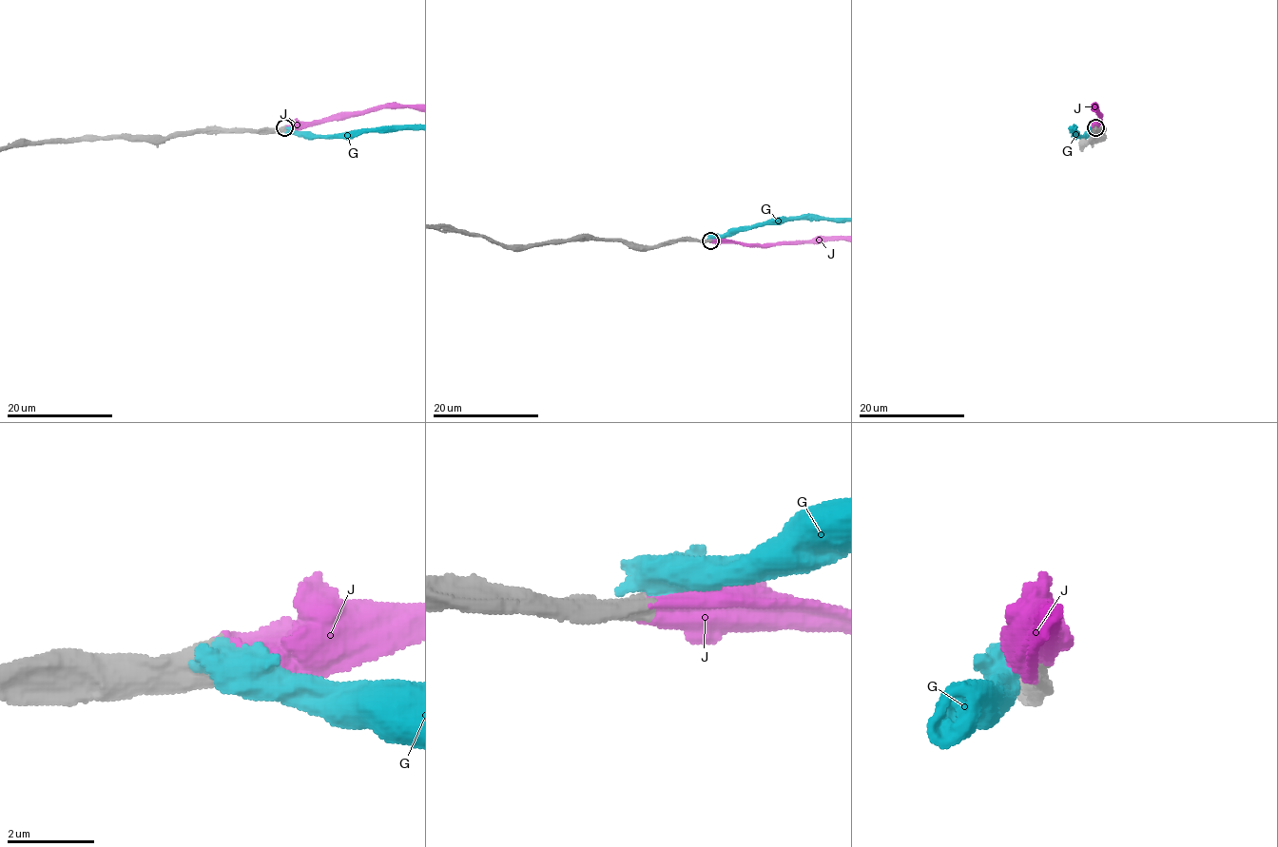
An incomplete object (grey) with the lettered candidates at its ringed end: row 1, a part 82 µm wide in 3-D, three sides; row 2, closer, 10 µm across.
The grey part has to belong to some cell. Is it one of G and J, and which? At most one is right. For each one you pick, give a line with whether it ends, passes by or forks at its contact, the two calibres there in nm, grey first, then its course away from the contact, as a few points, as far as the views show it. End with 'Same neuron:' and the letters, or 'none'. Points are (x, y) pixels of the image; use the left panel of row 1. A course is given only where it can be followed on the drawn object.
J: it ends | 650/750 nm
Same neuron: J

